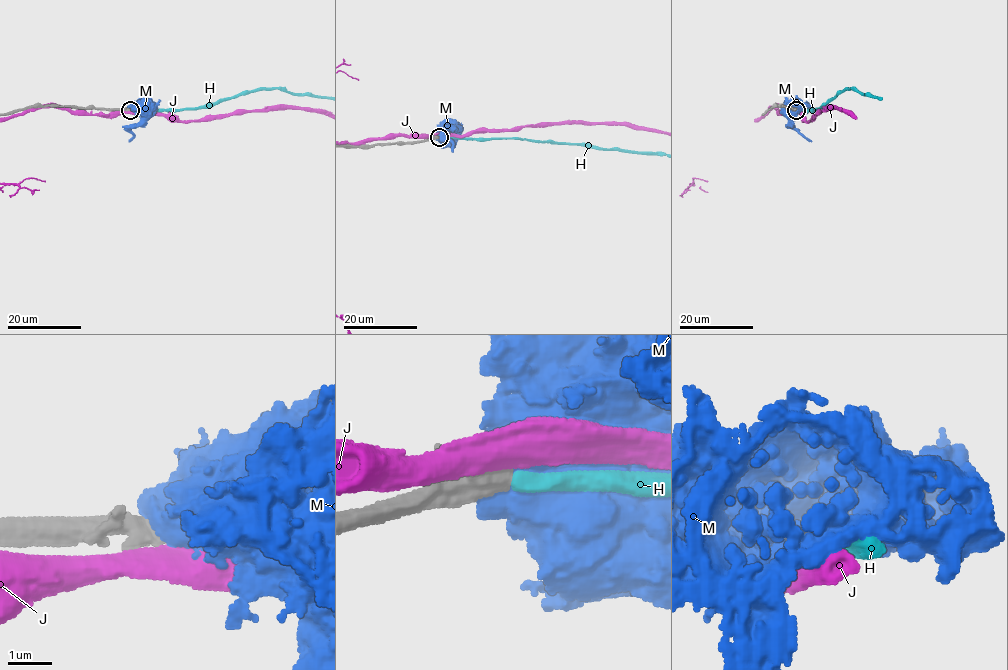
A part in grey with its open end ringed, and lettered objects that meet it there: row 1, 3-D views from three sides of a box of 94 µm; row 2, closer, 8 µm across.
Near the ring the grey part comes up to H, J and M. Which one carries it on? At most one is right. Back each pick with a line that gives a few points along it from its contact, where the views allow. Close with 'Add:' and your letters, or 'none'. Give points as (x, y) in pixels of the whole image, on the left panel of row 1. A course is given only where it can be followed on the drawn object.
Add: H

